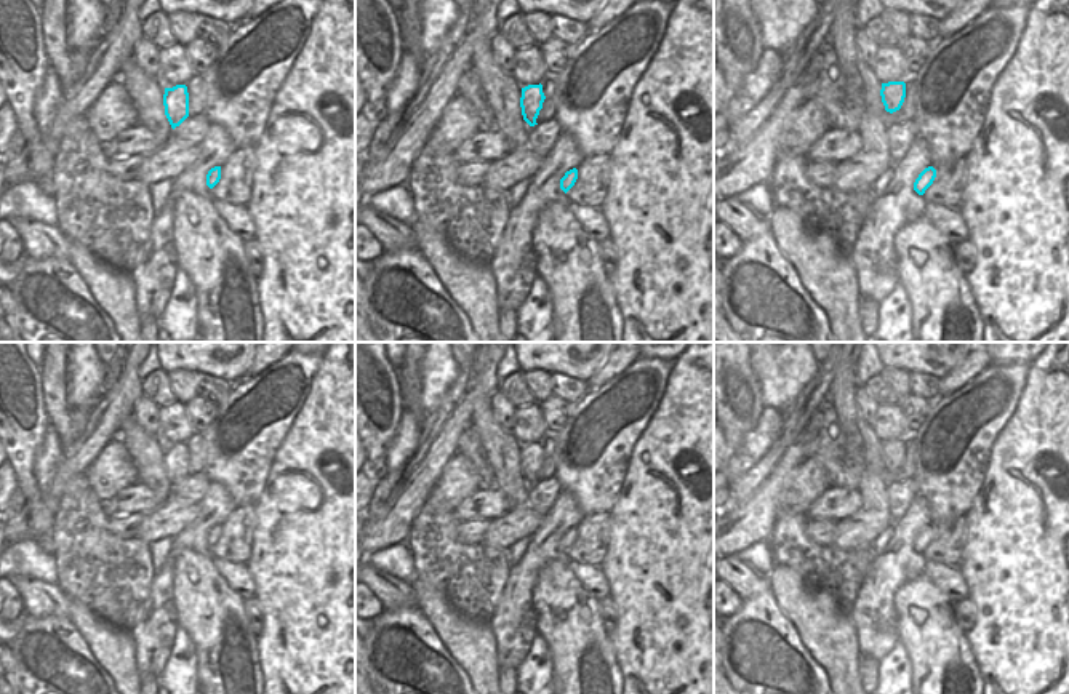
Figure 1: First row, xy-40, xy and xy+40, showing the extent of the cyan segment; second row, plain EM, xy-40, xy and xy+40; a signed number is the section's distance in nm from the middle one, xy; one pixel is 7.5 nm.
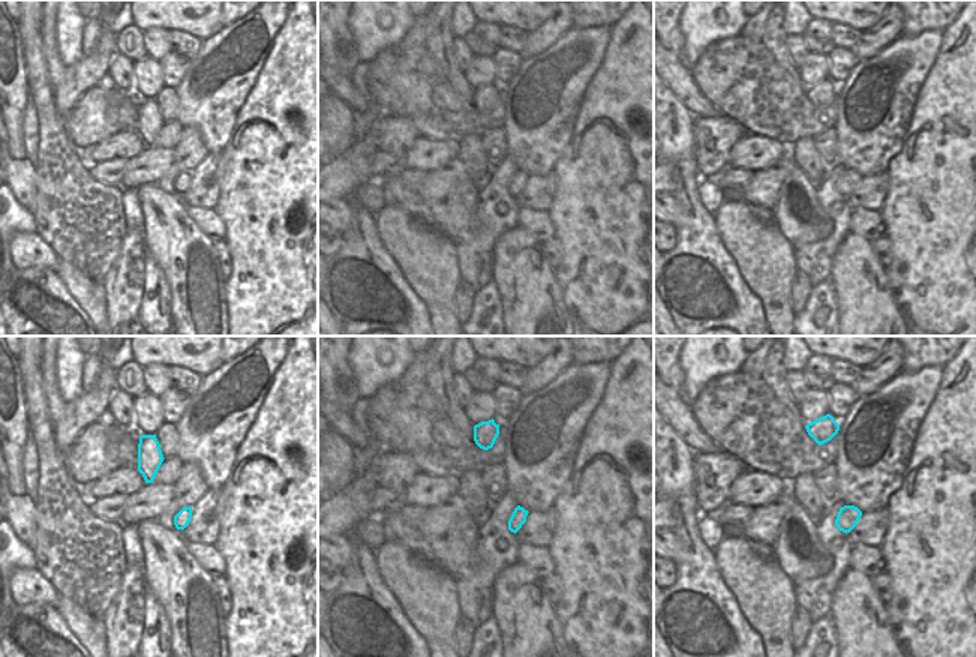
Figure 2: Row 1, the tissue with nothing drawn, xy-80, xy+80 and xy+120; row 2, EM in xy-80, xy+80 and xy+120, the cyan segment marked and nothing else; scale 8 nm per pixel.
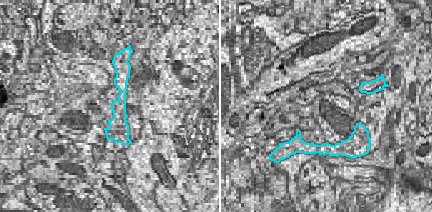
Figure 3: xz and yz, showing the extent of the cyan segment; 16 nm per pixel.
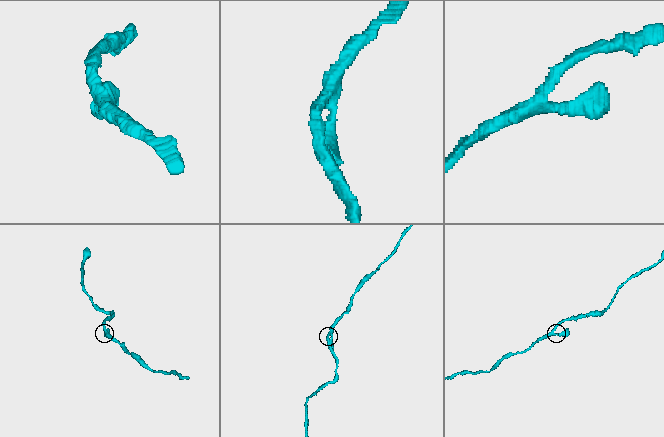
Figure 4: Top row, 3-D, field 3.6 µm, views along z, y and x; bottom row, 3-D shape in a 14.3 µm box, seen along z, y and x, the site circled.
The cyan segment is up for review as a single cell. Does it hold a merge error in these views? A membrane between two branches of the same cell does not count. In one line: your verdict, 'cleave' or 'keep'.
keep

